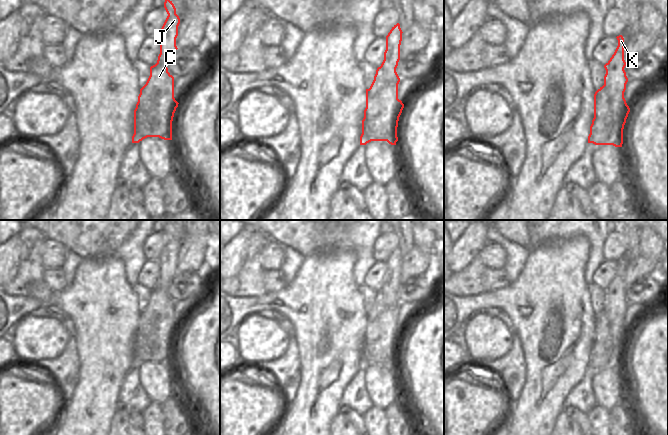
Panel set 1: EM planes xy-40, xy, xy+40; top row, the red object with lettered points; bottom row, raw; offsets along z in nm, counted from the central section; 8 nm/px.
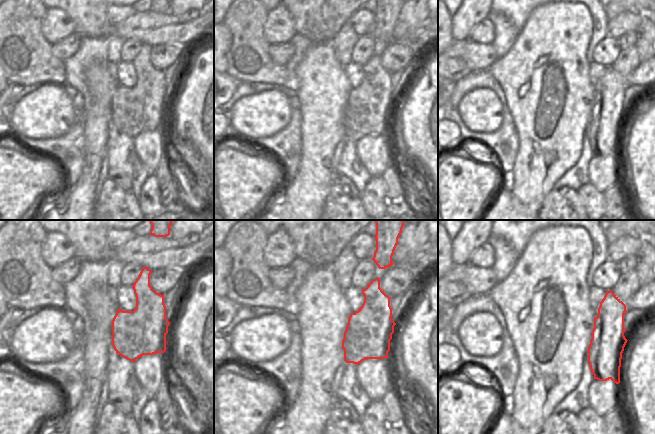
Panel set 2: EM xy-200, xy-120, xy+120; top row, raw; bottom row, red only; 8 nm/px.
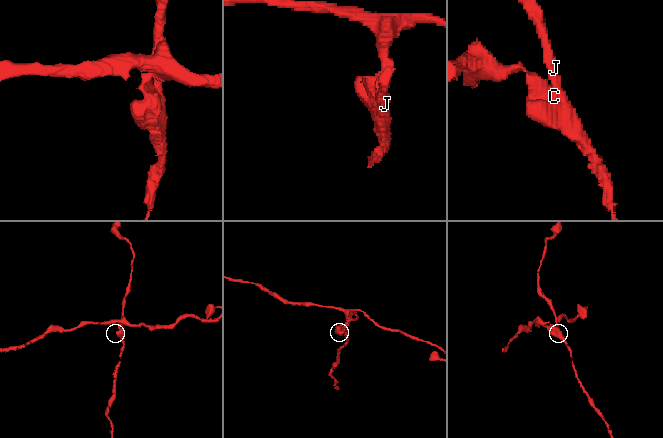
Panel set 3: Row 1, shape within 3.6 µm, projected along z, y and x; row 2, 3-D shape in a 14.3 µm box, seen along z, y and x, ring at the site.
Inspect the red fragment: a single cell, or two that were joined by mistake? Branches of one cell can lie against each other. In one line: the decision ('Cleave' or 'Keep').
Cleave

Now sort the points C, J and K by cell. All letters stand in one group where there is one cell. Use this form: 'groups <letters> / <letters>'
groups C / J K

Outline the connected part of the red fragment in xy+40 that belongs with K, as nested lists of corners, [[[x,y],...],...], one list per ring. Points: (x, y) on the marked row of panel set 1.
[[[619,35],[616,38],[618,40],[618,46],[610,60],[604,65],[606,70],[604,85],[608,88],[608,94],[610,96],[614,126],[608,138],[602,142],[602,145],[622,147],[623,129],[630,112],[630,108],[624,98],[624,92],[628,82],[628,78],[624,70],[626,66],[626,62],[624,60],[624,38],[622,35]]]

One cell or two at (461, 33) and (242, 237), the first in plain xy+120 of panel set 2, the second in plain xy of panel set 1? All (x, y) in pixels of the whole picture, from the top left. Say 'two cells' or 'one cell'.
one cell

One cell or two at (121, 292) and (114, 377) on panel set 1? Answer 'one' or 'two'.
one

